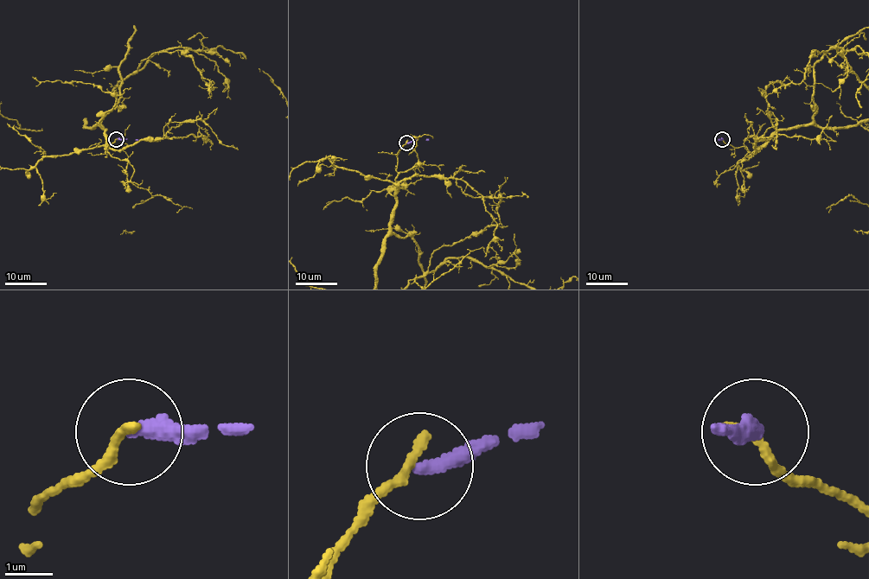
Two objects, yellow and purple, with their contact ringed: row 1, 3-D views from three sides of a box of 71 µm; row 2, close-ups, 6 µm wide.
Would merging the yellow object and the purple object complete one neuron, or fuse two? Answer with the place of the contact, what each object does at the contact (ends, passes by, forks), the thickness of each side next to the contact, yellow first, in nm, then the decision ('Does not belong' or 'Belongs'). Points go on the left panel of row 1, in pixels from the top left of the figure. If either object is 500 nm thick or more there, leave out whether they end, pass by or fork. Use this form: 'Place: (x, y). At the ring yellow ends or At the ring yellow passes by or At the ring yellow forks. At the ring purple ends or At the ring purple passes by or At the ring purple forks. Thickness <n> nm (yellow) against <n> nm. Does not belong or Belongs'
Place: (116, 139). At the ring yellow ends. At the ring purple ends. Thickness 240 nm (yellow) against 360 nm. Does not belong

